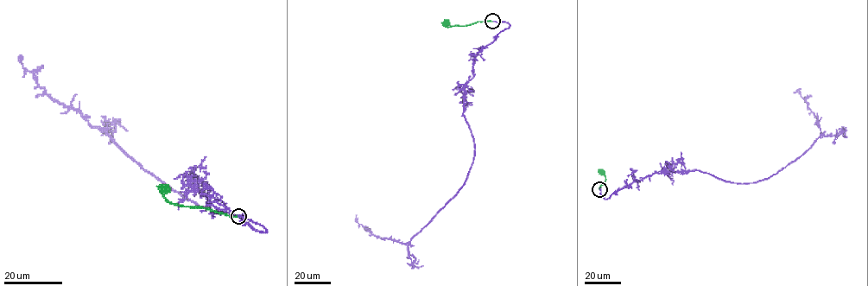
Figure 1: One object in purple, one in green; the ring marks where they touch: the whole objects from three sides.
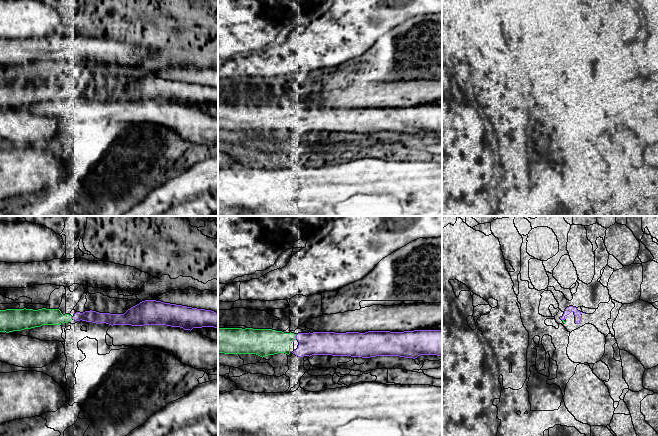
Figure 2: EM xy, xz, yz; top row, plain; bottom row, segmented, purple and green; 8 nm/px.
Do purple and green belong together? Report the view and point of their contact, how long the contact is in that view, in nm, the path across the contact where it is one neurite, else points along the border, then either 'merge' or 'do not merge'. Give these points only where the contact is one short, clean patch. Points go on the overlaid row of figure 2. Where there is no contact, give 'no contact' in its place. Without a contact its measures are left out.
meets purple in xz at (296, 336); contact 40 nm long; merge

